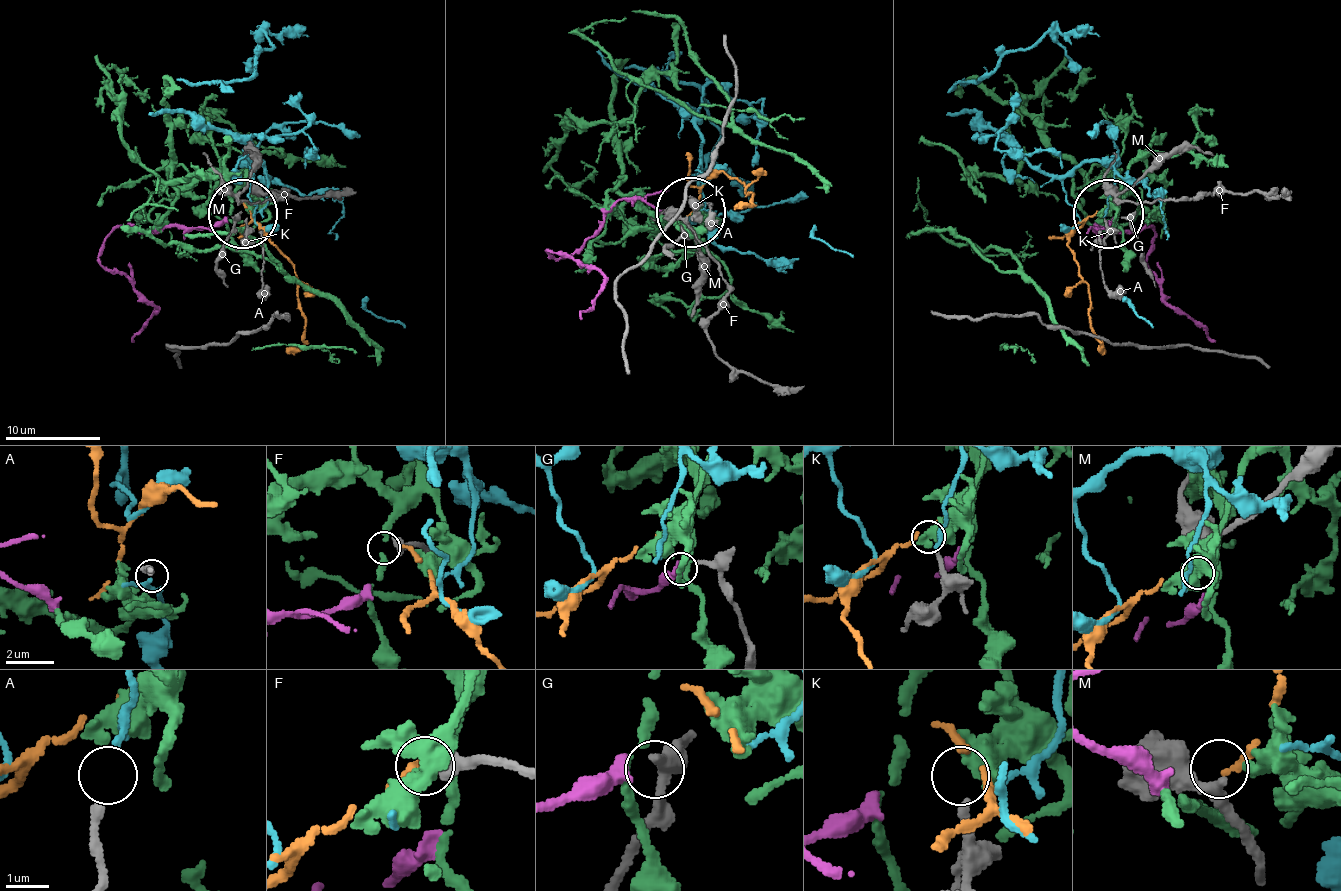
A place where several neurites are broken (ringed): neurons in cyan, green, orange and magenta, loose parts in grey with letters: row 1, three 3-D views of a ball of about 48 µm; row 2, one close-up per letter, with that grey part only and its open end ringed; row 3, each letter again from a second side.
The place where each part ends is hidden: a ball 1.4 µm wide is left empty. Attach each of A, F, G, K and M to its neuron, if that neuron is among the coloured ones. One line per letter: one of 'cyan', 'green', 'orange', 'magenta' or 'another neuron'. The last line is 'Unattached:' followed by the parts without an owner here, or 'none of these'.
A: cyan
F: another neuron
G: magenta
K: another neuron
M: another neuron
Unattached: F, K, M

